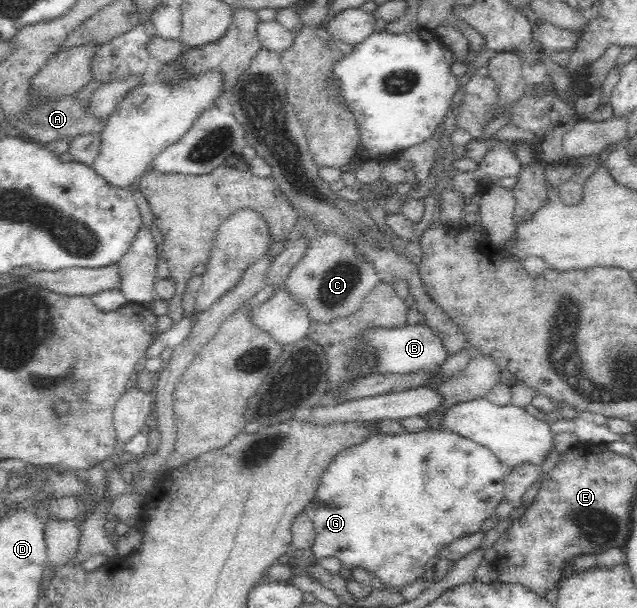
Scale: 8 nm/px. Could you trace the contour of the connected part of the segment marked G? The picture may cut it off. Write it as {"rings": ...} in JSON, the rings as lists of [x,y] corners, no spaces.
{"rings":[[[428,427],[418,431],[368,435],[361,443],[332,455],[321,468],[315,483],[310,510],[316,559],[336,557],[342,564],[372,571],[393,591],[416,581],[427,561],[436,557],[456,539],[478,533],[486,519],[494,516],[495,507],[505,497],[503,484],[507,469],[500,459],[477,441],[468,439],[458,430]]]}

